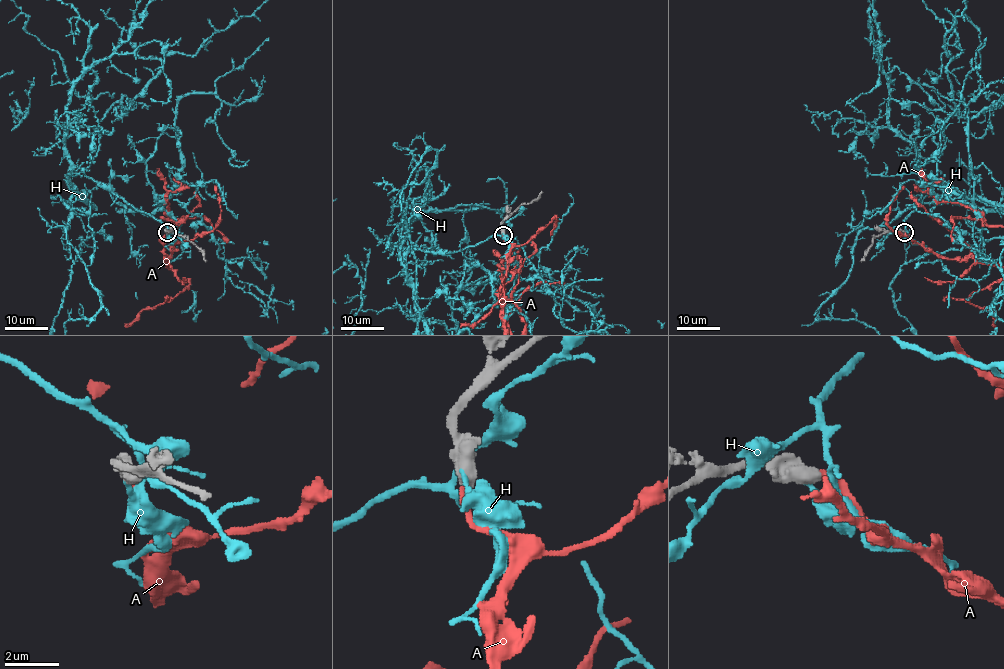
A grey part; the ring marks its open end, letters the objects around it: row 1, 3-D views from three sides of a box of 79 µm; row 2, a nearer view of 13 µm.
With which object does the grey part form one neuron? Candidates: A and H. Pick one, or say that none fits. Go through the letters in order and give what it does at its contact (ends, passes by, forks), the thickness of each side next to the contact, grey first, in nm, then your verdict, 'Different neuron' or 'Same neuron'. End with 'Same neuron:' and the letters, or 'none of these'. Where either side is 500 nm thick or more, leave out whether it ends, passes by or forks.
A: Thickness 550 nm (grey) against 280 nm. Same neuron
H: Thickness 700 nm (grey) against 160 nm. Different neuron
Same neuron: A

